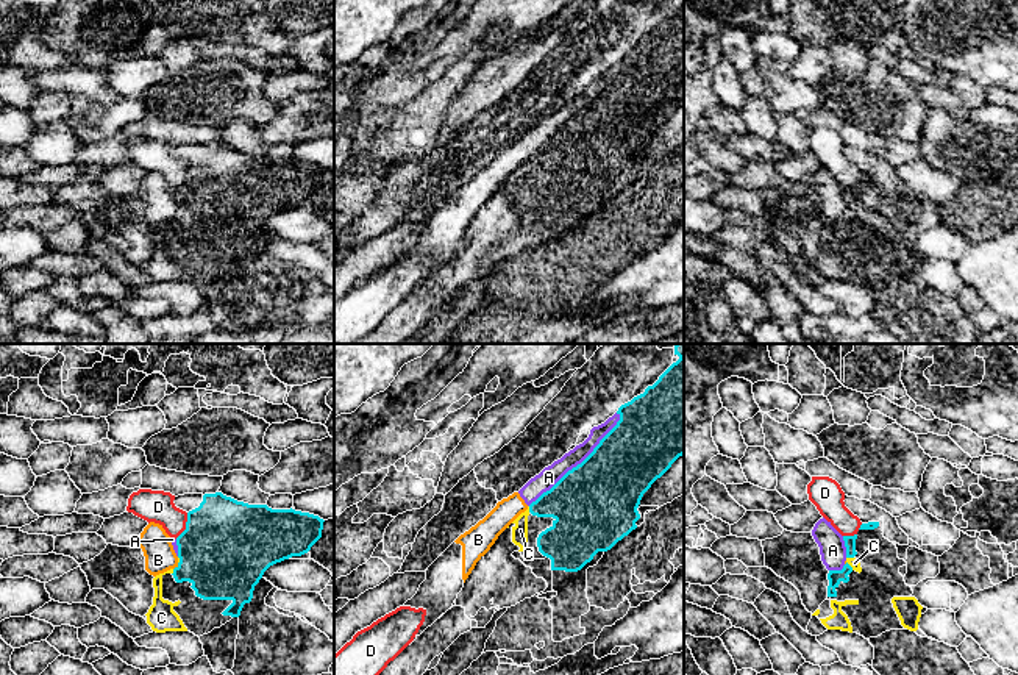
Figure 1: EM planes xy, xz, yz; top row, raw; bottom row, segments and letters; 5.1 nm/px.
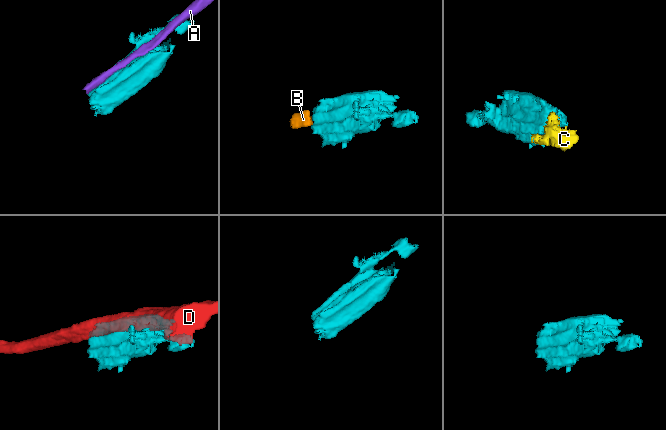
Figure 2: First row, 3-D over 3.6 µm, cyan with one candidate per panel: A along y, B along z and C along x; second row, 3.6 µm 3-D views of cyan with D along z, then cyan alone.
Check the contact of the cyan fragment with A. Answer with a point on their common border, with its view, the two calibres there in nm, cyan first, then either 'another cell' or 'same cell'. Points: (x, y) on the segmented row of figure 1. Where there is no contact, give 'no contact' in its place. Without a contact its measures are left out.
xz (578, 464) | 440/100 nm | another cell

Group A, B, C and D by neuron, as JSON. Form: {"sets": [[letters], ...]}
{"sets": [["A", "B"], ["C"], ["D"]]}

